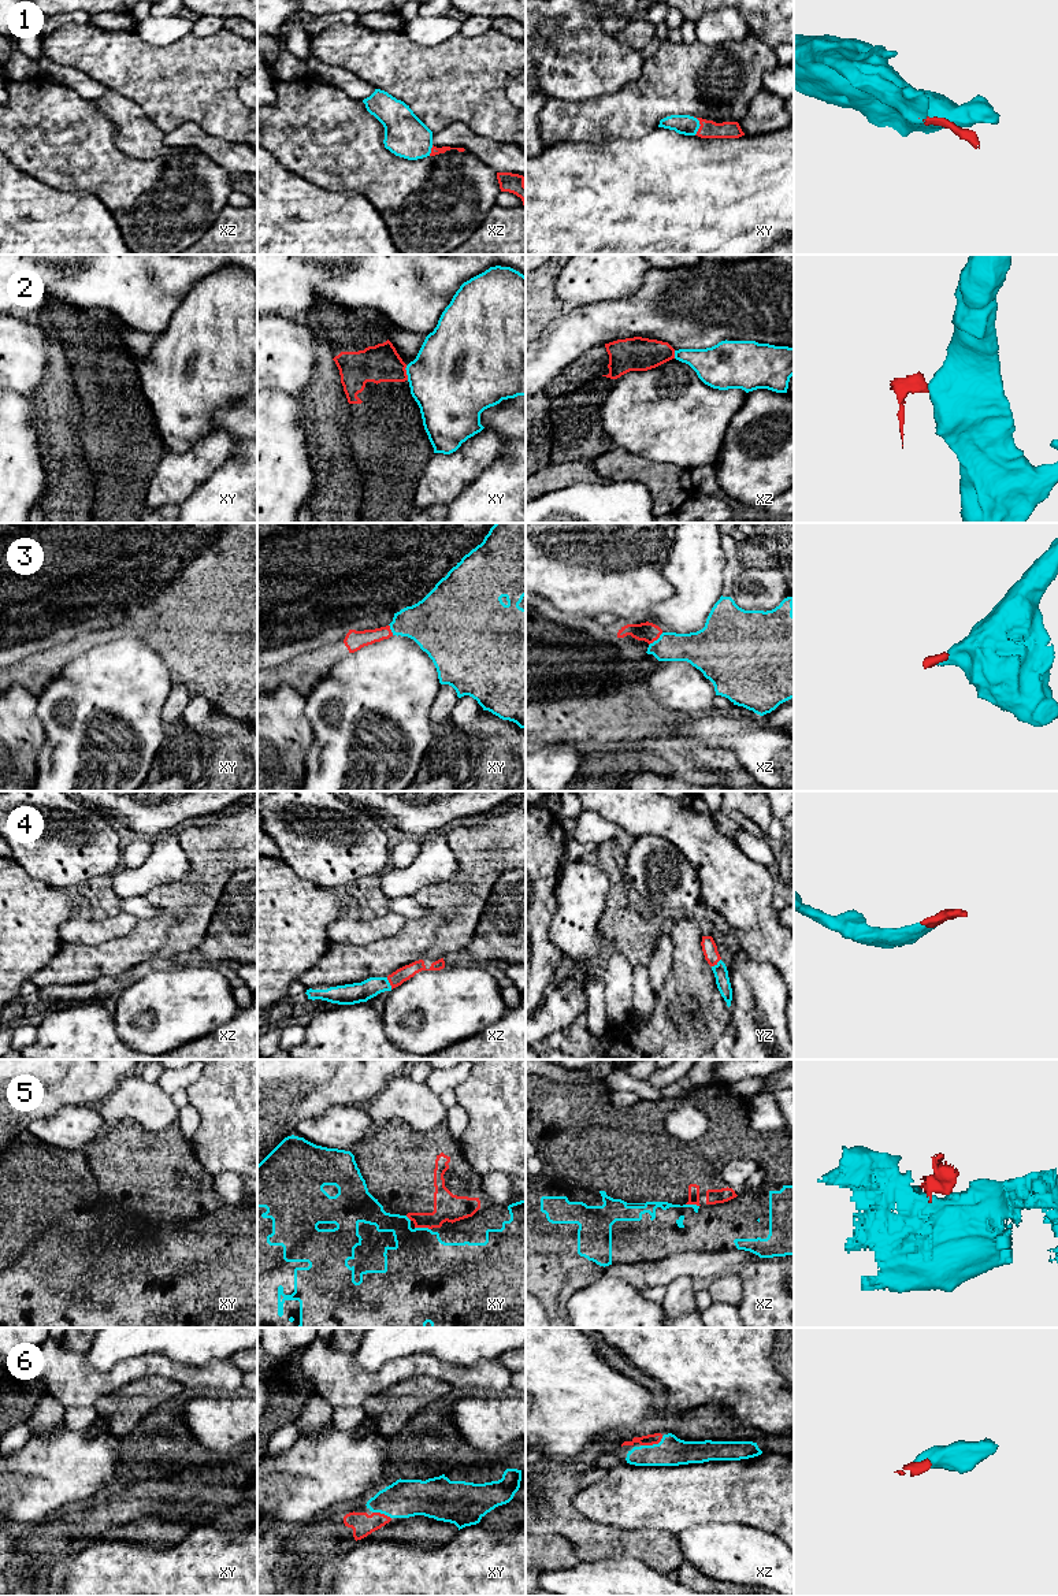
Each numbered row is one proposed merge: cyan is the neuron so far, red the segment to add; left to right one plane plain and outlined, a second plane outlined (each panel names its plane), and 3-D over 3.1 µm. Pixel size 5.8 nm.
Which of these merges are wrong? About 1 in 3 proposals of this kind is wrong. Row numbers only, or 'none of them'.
2, 5

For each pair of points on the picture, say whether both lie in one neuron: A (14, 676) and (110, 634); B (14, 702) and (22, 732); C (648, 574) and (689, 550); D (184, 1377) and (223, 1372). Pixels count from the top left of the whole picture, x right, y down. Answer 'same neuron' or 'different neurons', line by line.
A: same neuron
B: same neuron
C: different neurons
D: same neuron

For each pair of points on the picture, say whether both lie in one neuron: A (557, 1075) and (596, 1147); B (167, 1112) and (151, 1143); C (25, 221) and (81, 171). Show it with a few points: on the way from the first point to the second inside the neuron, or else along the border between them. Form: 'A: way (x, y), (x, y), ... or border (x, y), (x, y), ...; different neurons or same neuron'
A: border (545, 1077), (589, 1084); different neurons
B: border (126, 1118), (156, 1132); different neurons
C: border (32, 175), (54, 188), (85, 189), (92, 195); different neurons

